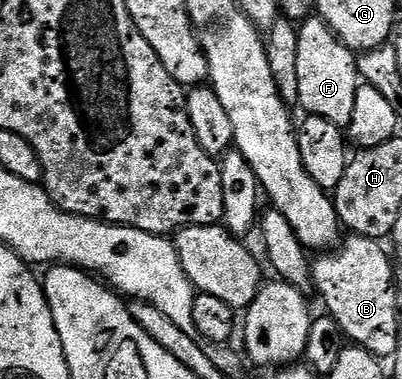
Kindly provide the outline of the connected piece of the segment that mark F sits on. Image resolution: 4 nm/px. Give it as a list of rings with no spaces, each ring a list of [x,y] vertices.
[[[311,16],[298,26],[300,36],[300,53],[296,56],[296,76],[300,83],[297,105],[306,109],[307,115],[315,114],[332,124],[346,128],[352,120],[352,104],[356,104],[356,92],[360,85],[358,76],[358,59],[355,51],[349,50],[332,32],[325,20]]]

